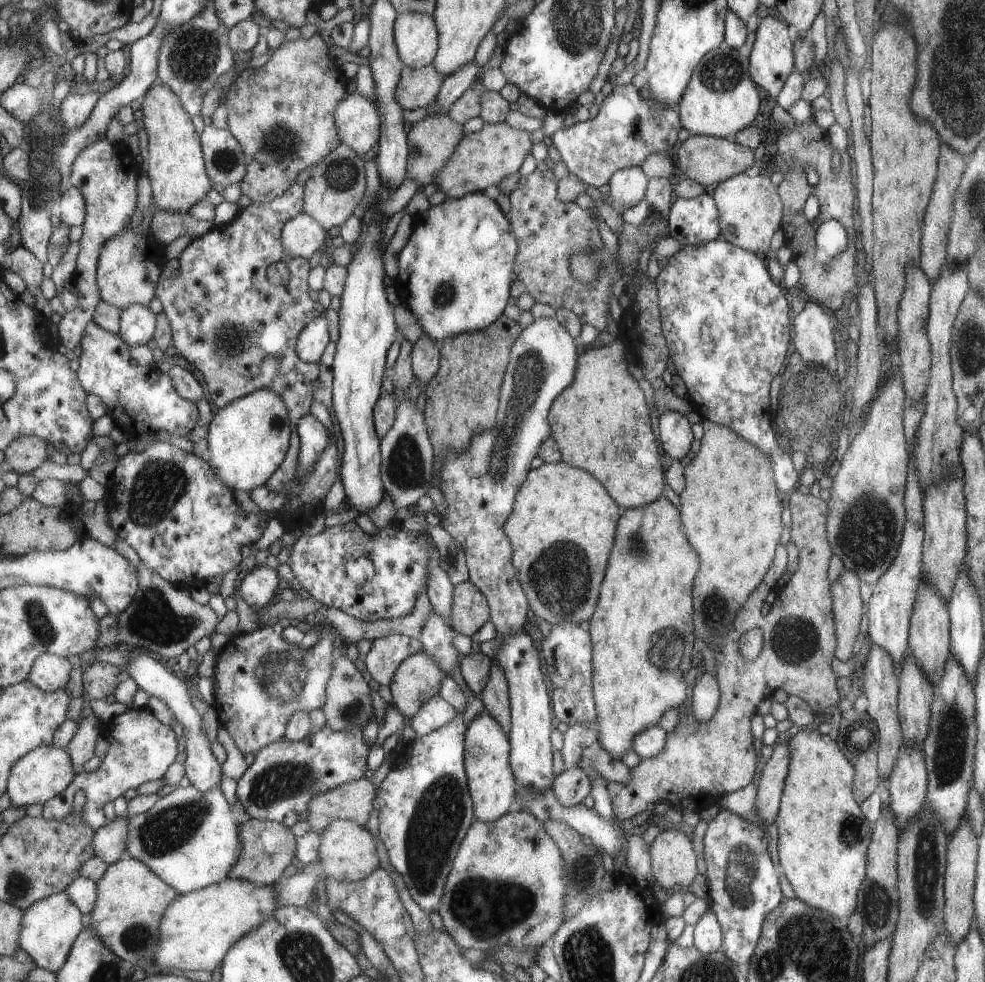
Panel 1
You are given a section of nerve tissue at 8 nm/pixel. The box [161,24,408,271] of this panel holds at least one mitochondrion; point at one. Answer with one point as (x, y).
(193, 57)

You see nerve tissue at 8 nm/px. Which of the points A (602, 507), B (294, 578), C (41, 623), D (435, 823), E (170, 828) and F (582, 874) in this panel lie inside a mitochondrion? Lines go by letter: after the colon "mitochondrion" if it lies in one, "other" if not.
A: other
B: other
C: mitochondrion
D: mitochondrion
E: mitochondrion
F: mitochondrion

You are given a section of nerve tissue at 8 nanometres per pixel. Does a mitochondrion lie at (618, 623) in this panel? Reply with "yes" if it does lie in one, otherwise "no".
no

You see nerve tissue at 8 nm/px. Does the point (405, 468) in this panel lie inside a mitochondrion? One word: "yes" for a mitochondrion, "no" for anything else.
yes

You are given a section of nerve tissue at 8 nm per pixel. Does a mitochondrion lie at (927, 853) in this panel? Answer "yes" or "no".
yes

